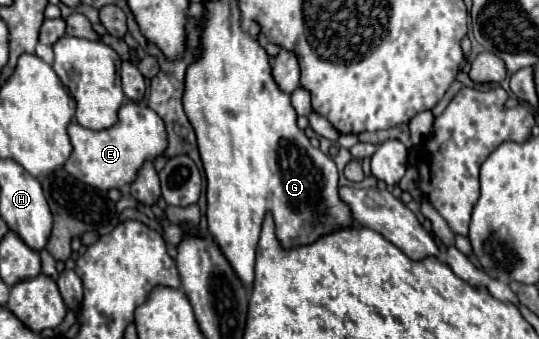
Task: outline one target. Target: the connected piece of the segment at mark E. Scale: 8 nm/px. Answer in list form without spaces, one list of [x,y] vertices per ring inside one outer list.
[[[123,103],[119,107],[117,123],[109,129],[91,131],[81,127],[79,123],[69,123],[67,127],[73,151],[63,165],[63,169],[79,179],[81,183],[87,183],[97,189],[121,189],[135,181],[135,175],[139,167],[145,161],[153,161],[157,155],[161,155],[167,147],[167,133],[163,131],[163,121],[155,111],[149,107],[137,105],[137,103]]]

